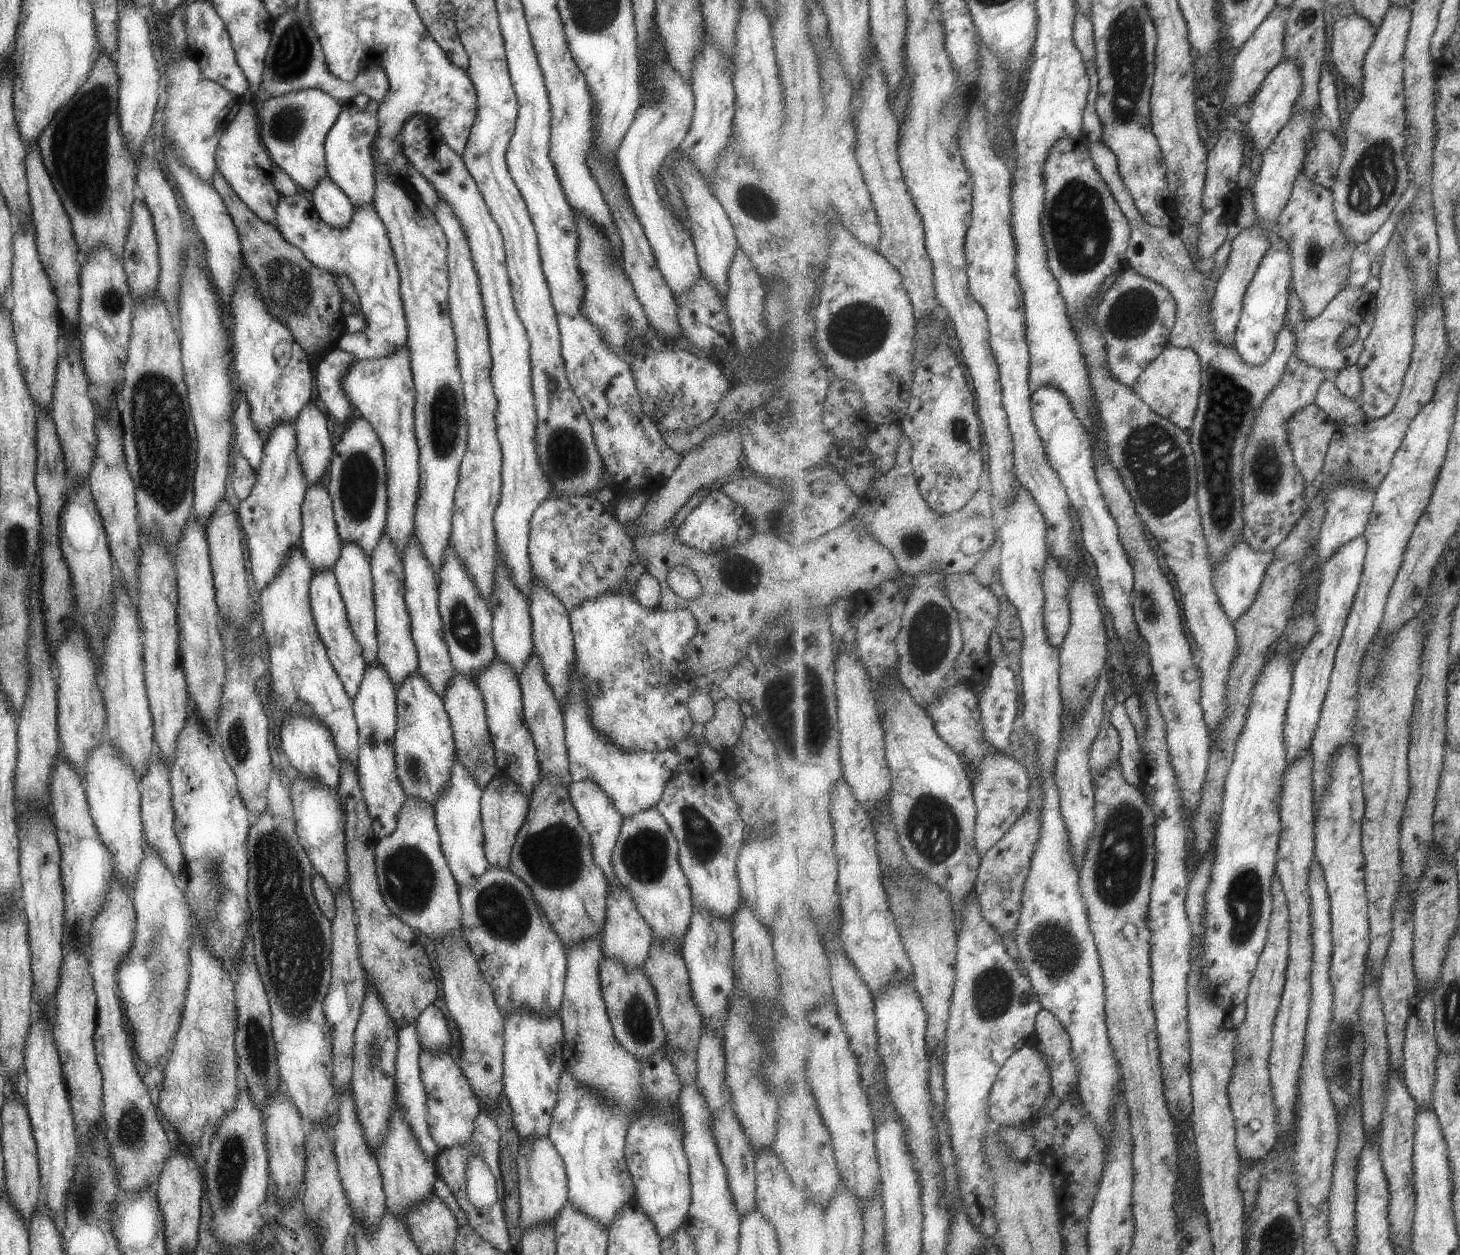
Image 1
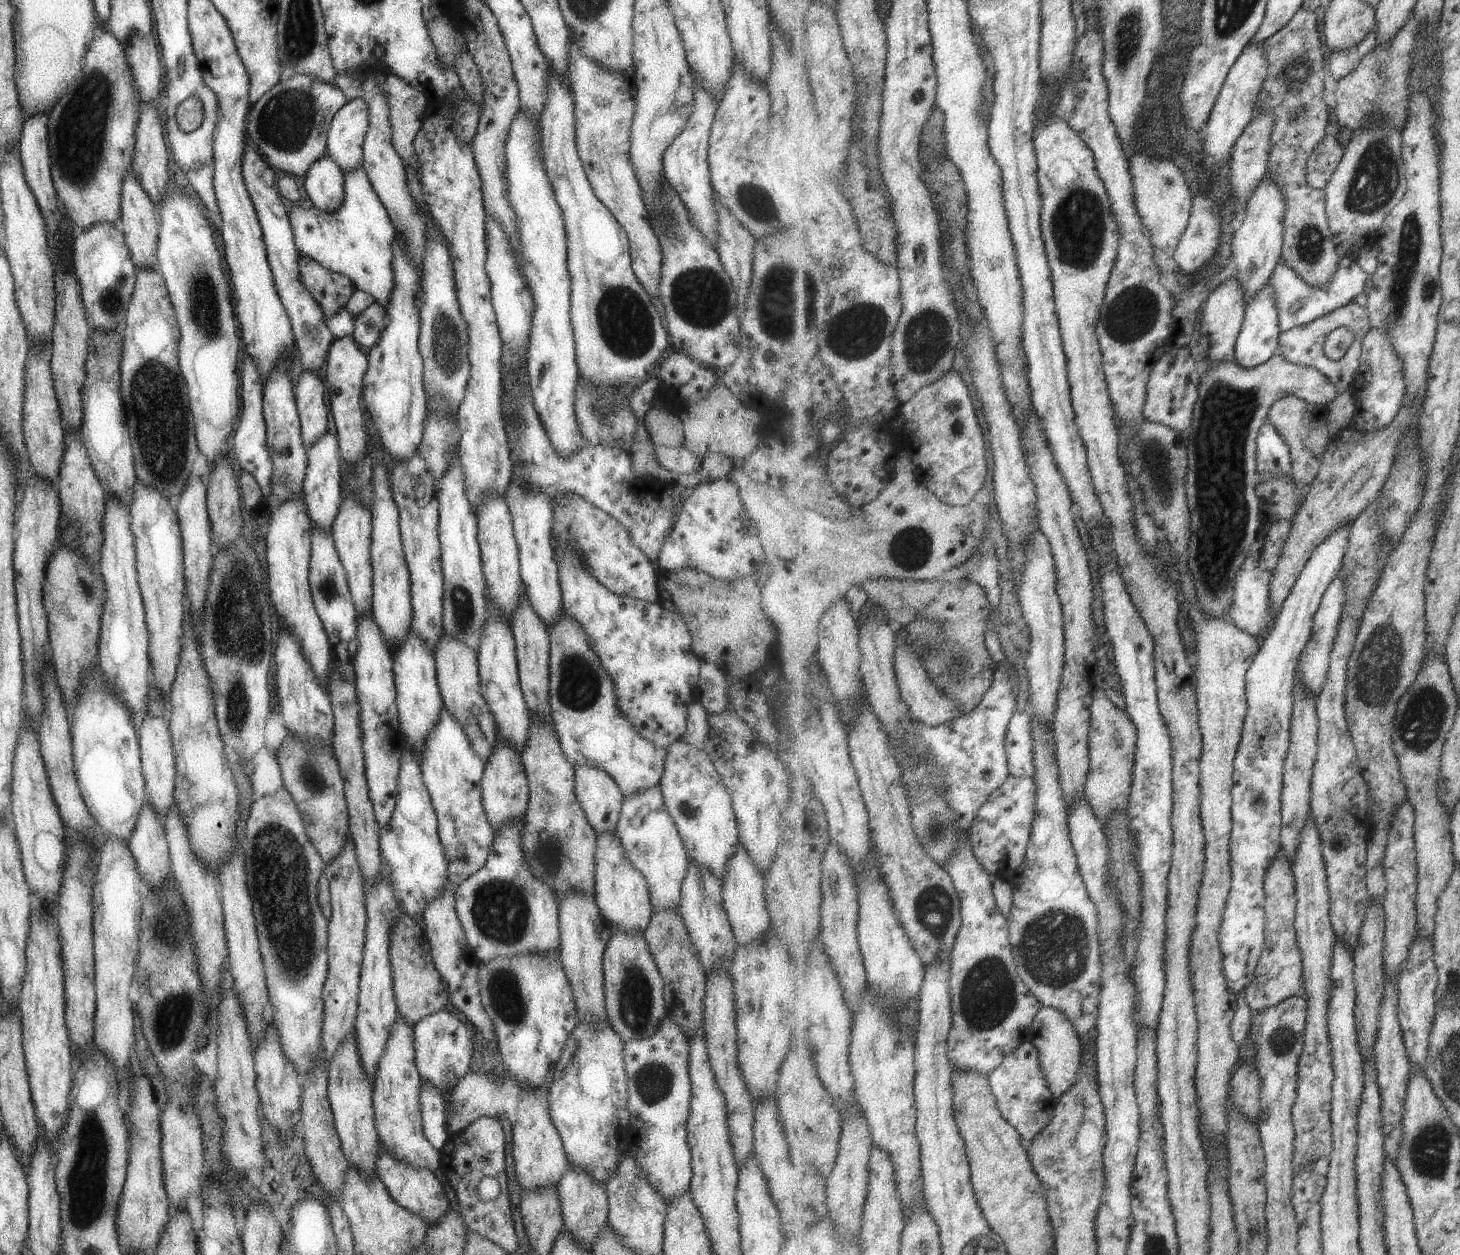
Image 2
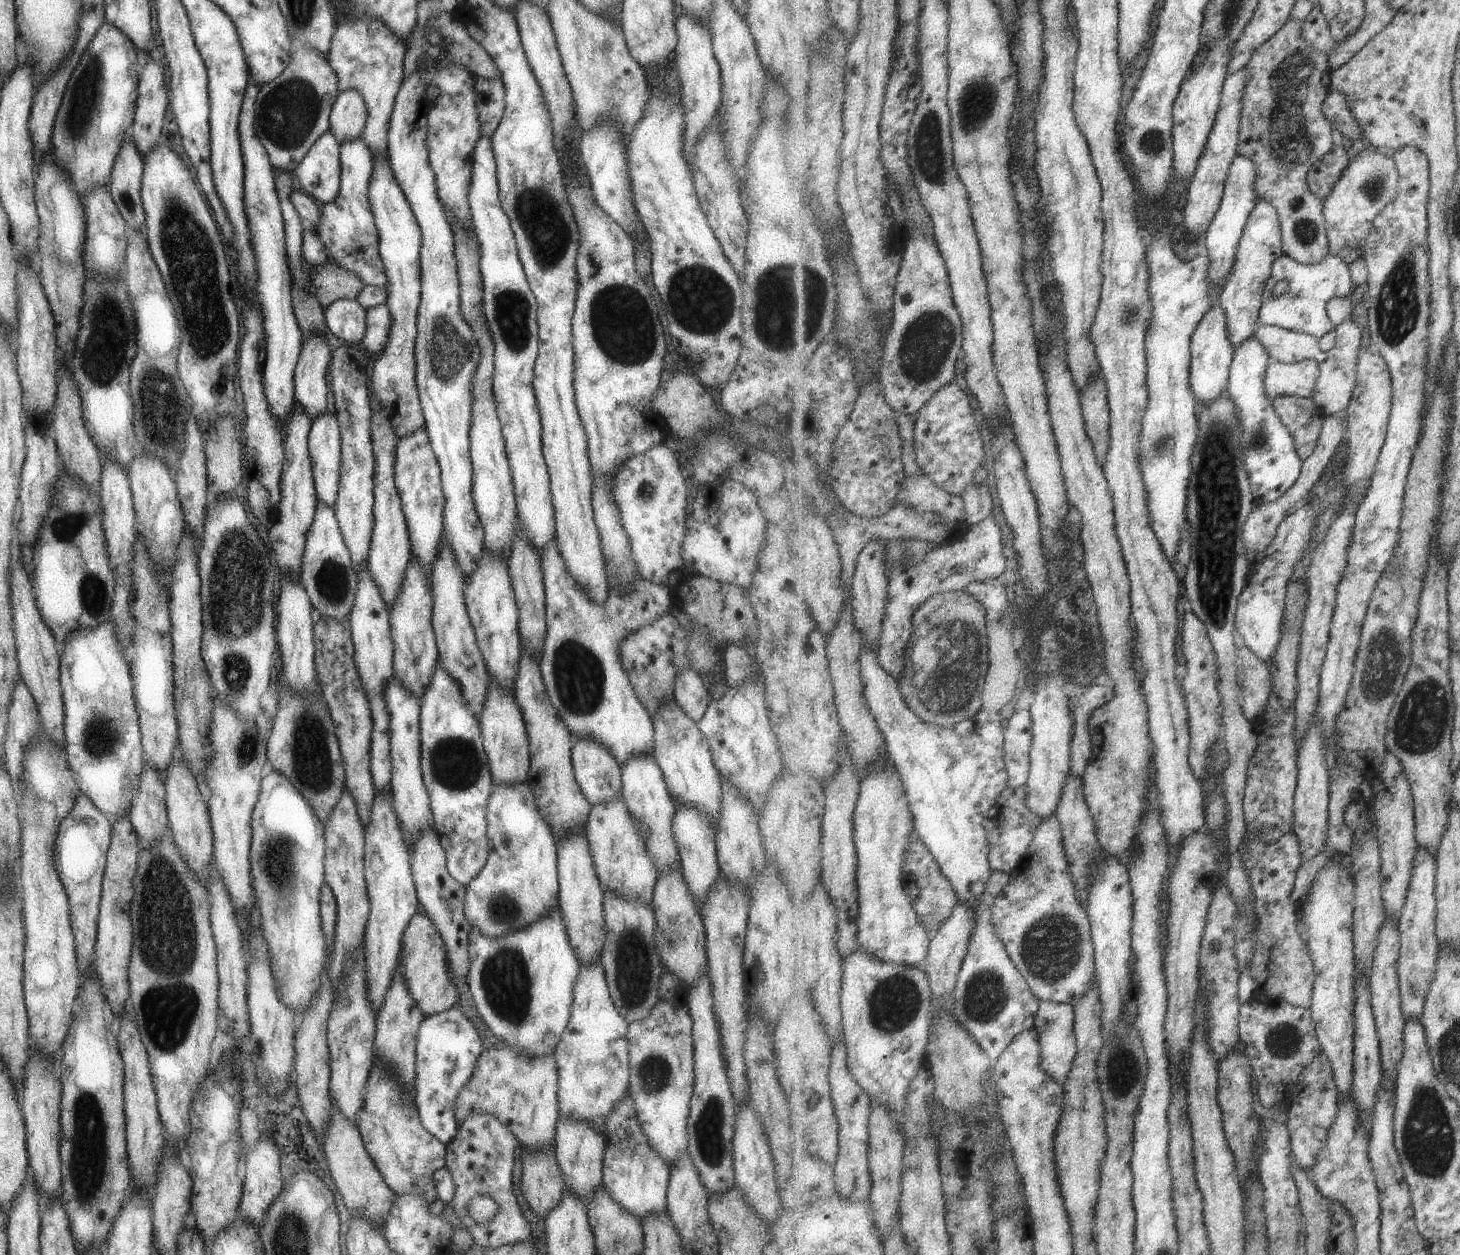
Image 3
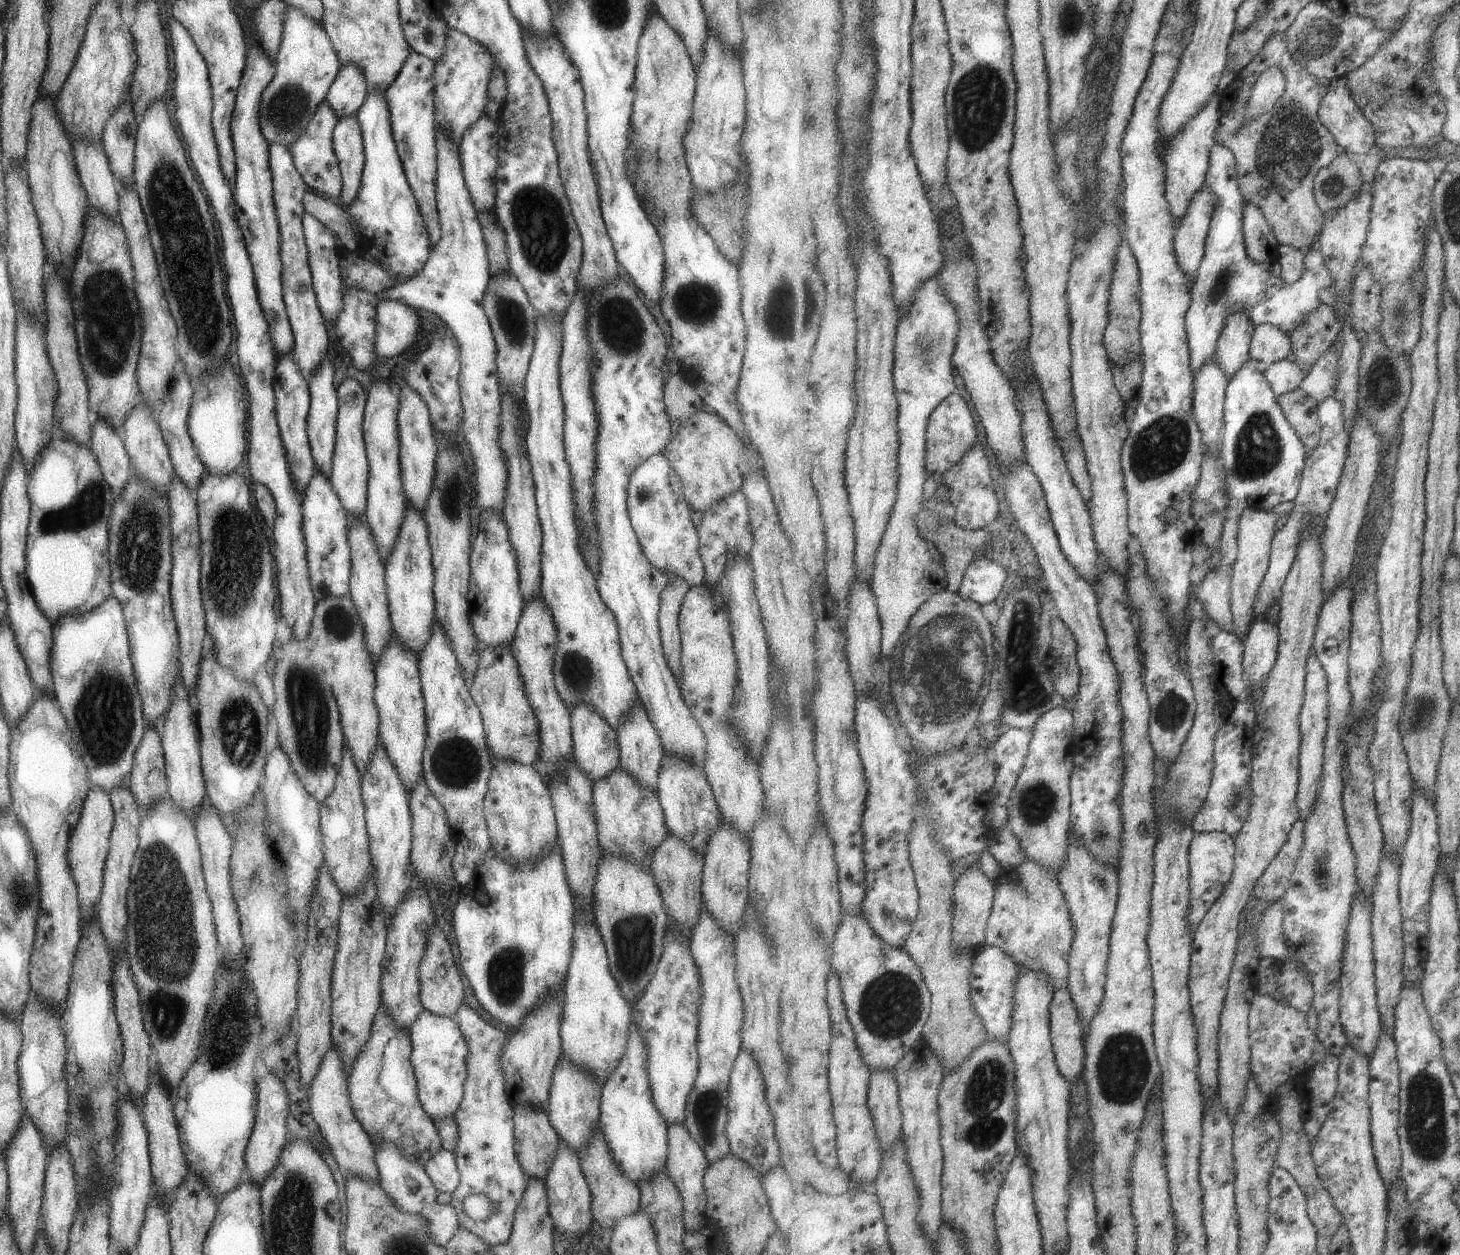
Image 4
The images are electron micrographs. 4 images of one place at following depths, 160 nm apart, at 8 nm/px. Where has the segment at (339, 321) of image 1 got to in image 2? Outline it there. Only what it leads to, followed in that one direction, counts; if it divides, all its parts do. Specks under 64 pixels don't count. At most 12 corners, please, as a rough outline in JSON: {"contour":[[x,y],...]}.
{"contour":[[297,255],[299,280],[325,322],[355,289],[346,276]]}

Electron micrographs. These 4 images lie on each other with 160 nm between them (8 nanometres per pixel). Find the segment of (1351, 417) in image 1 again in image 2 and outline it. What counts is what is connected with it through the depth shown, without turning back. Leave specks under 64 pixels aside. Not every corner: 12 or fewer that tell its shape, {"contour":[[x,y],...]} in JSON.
{"contour":[[1281,353],[1207,370],[1190,426],[1188,566],[1227,617],[1261,535],[1257,437],[1283,396],[1327,407]]}

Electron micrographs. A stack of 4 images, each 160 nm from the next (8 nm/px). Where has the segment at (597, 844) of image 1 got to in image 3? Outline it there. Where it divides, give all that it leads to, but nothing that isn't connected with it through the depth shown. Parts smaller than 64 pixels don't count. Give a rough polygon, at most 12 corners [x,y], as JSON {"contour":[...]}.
{"contour":[[591,736],[573,740],[575,782],[591,806],[622,798],[620,766]]}

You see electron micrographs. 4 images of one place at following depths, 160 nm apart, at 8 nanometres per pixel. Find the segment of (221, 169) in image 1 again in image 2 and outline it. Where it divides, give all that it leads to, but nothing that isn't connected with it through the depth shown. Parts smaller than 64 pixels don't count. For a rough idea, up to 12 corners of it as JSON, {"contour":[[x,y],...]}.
{"contour":[[253,146],[242,182],[262,230],[274,287],[303,370],[335,338],[299,280],[293,233],[274,171]]}

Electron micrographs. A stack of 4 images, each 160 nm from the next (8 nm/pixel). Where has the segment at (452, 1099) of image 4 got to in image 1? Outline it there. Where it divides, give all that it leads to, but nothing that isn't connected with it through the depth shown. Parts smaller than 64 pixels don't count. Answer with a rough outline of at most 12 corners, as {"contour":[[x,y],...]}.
{"contour":[[429,1004],[415,1020],[421,1050],[447,1052],[447,1020]]}

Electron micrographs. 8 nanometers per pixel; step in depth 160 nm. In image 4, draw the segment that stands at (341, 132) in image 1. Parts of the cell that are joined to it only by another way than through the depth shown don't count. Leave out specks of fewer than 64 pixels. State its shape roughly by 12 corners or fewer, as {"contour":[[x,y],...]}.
{"contour":[[355,64],[339,66],[324,100],[336,118],[357,113],[367,90]]}

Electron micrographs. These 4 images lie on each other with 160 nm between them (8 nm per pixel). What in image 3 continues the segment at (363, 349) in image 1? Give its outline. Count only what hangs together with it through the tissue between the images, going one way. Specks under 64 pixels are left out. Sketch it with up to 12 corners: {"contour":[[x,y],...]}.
{"contour":[[339,144],[339,190],[319,205],[327,261],[385,287],[367,192],[374,158]]}

